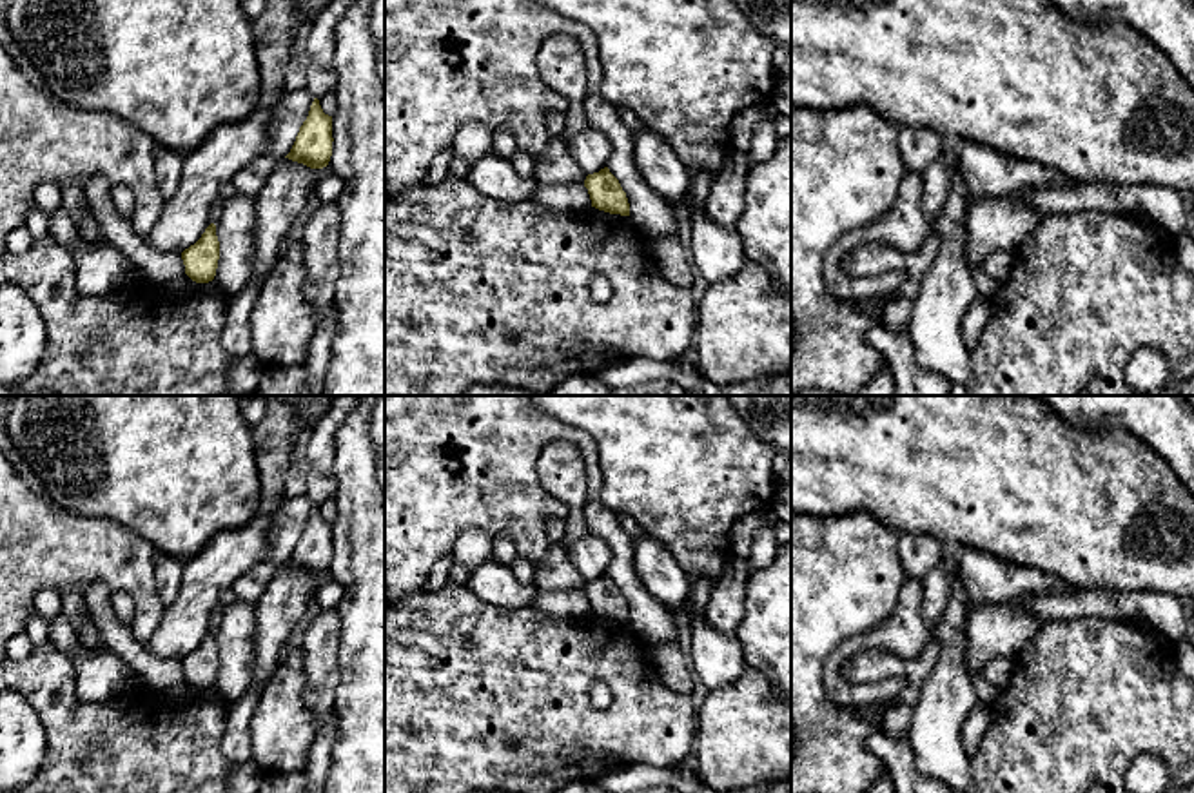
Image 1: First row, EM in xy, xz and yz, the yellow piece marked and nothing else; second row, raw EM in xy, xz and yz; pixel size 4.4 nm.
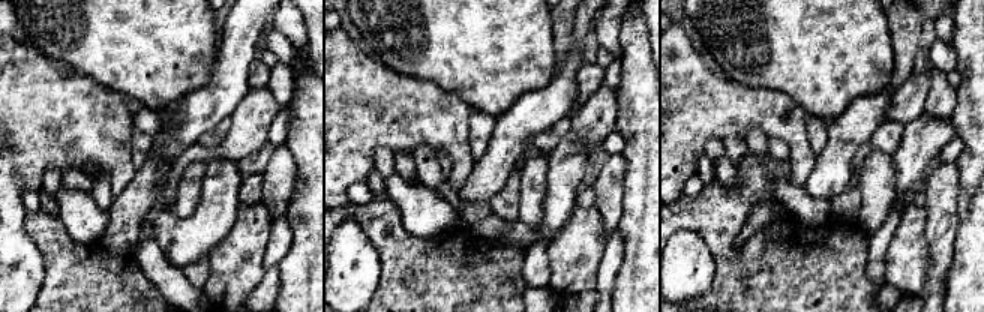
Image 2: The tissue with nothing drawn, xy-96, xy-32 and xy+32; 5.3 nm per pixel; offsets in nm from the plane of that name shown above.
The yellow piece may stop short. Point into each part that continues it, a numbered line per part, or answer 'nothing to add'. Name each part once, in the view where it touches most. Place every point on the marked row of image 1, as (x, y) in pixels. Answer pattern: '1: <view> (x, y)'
nothing to add

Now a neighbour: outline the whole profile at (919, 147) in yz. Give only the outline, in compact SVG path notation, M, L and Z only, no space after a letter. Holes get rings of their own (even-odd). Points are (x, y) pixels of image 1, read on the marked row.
M902 125L896 140L902 162L913 172L924 172L944 149L944 138L927 127Z

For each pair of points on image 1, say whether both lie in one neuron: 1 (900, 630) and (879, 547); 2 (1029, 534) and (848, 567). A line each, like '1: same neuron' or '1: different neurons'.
1: different neurons
2: different neurons

